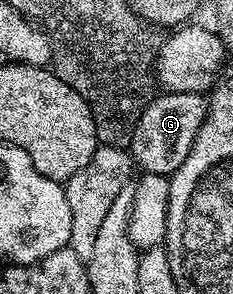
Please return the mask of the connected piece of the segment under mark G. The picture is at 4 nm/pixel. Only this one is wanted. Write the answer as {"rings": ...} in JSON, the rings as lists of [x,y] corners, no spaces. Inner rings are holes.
{"rings":[[[166,92],[155,95],[147,108],[140,114],[134,133],[128,141],[128,151],[143,173],[171,177],[174,171],[188,158],[196,134],[206,121],[208,100],[200,92]]]}

